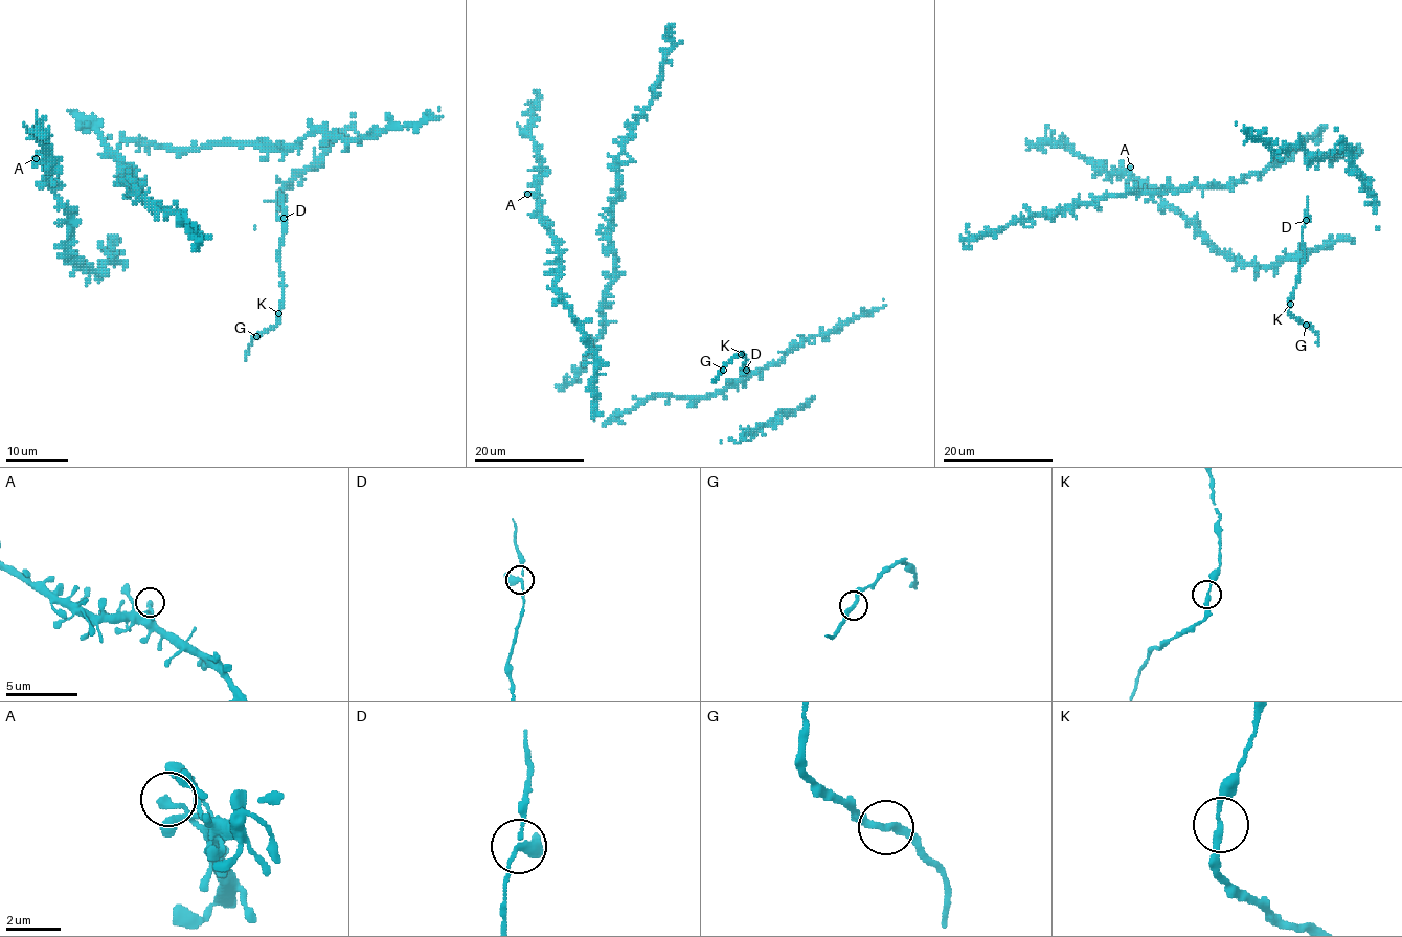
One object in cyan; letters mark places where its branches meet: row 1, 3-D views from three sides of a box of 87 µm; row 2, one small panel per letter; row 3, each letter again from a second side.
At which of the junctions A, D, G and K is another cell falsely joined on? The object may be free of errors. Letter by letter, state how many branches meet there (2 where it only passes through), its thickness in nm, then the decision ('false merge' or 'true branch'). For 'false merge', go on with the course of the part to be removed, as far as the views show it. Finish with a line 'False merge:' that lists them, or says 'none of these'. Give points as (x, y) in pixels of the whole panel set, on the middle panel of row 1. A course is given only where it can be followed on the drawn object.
A: 3 branches meet; 180 nm thick; true branch
D: 3 branches meet; 240 nm thick; true branch
G: 2 branches meet; 280 nm thick; true branch
K: 2 branches meet; 240 nm thick; true branch
False merge: none of these

